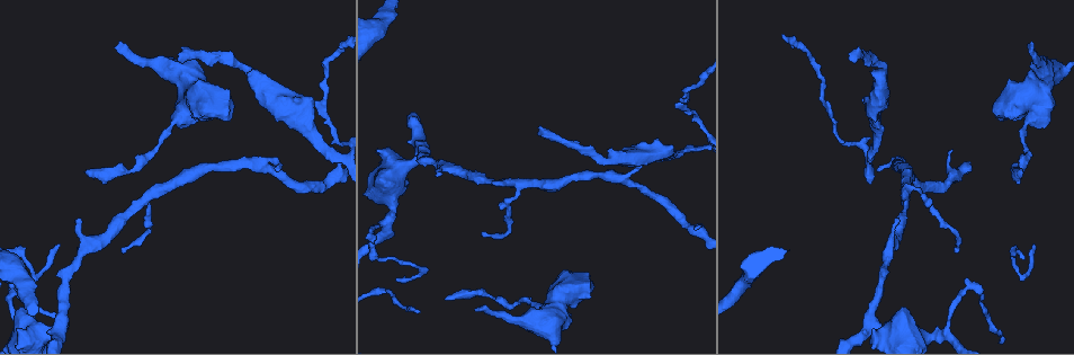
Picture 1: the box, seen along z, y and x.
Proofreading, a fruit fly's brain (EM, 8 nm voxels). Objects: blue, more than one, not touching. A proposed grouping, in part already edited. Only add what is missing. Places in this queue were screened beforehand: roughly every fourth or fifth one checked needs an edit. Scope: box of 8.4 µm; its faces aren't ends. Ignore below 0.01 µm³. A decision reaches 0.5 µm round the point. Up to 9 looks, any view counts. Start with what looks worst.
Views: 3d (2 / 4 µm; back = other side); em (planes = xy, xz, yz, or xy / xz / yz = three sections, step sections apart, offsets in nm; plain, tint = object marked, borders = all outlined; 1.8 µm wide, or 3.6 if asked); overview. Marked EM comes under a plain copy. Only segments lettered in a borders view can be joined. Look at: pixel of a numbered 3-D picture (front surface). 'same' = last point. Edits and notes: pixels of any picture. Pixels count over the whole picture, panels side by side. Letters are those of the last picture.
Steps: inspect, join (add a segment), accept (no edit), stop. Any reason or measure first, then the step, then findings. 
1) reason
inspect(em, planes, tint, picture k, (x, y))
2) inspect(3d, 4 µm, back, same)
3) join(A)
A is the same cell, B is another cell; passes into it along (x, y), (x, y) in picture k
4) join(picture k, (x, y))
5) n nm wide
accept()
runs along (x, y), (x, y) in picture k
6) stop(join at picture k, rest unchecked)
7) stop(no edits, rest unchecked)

free end
inspect(em, planes, borders, picture 1, (850, 57))

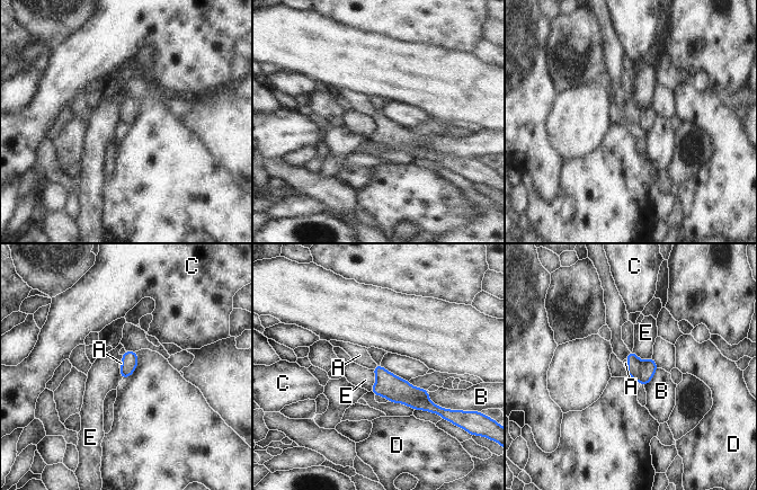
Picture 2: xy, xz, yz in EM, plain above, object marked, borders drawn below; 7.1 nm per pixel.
130 nm wide
join(A)
A is the same cell, B, C, D and E are other cells; passes into it along (397, 390), (374, 366), (359, 355) in picture 2; it goes on there

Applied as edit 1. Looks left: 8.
redraw
inspect(overview)

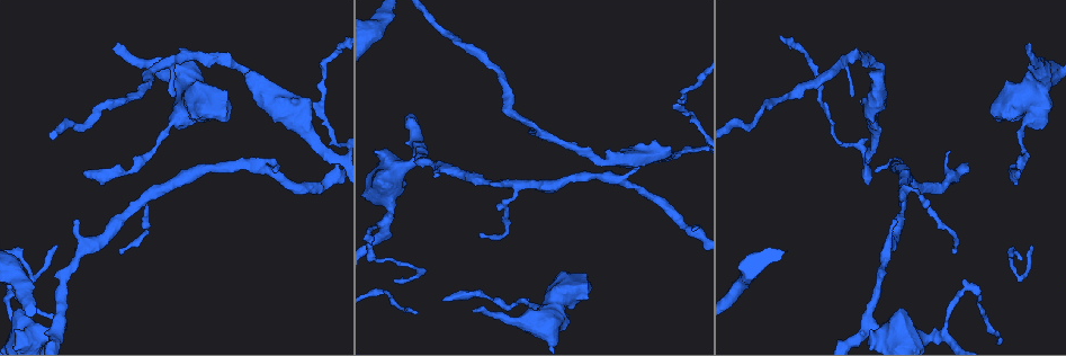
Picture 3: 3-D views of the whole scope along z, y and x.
thin end
inspect(3d, 2 µm, picture 3, (479, 234))

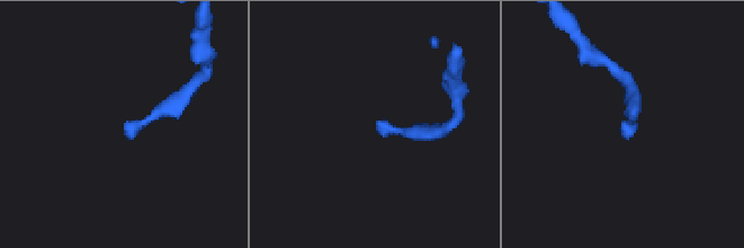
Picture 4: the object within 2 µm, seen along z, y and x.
shape alone is not enough
inspect(em, planes, tint, picture 4, (127, 138))

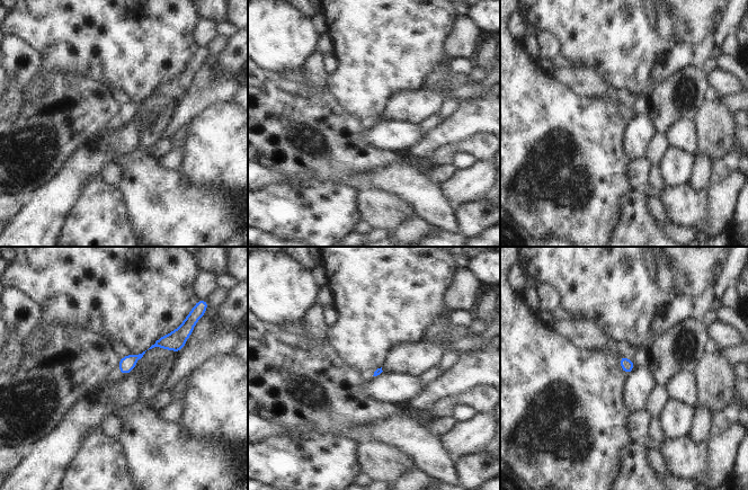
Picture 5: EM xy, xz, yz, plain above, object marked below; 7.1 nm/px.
inspect(em, planes, borders, same)

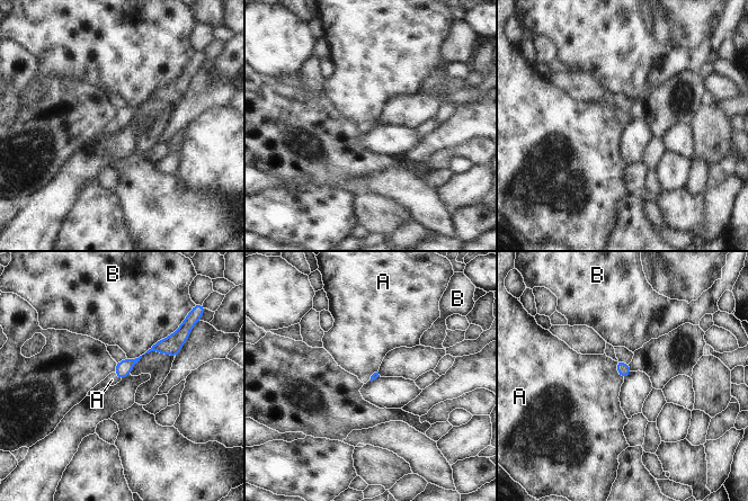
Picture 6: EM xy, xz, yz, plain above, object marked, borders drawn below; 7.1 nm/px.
accept()
A and B are other cells; border along (615, 361), (617, 374), (623, 379) in picture 6; no lettered segment goes on from it

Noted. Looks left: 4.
branch stops here
inspect(3d, 2 µm, back, picture 3, (1026, 46))

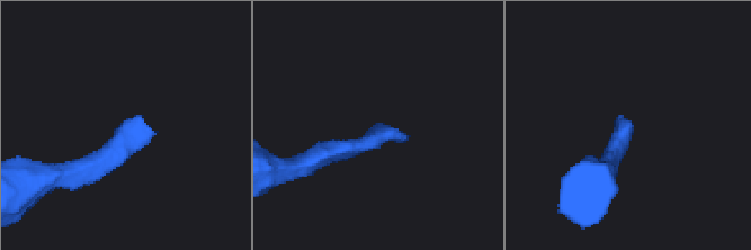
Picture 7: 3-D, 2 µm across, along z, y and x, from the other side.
inspect(em, planes, borders, picture 7, (624, 128))

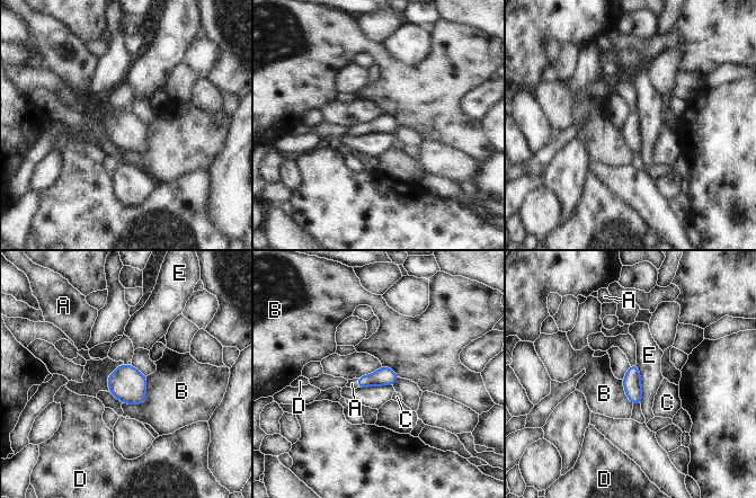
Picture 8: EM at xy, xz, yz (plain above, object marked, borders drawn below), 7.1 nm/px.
130 nm wide
join(A)
A is the same cell, B, C, D and E are other cells; passes into it along (384, 375), (357, 383), (352, 383) in picture 8; it goes on there

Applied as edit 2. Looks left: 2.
long arm stops here
inspect(3d, 4 µm, back, picture 3, (446, 300))

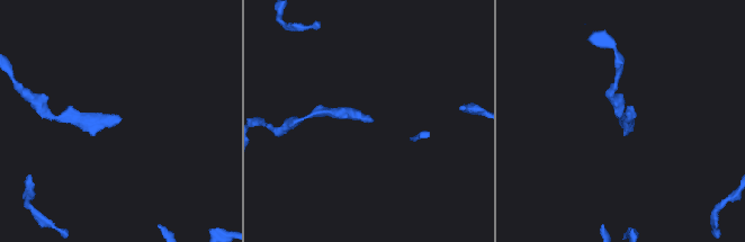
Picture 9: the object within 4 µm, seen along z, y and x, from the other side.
inspect(em, planes, borders, picture 9, (121, 121))

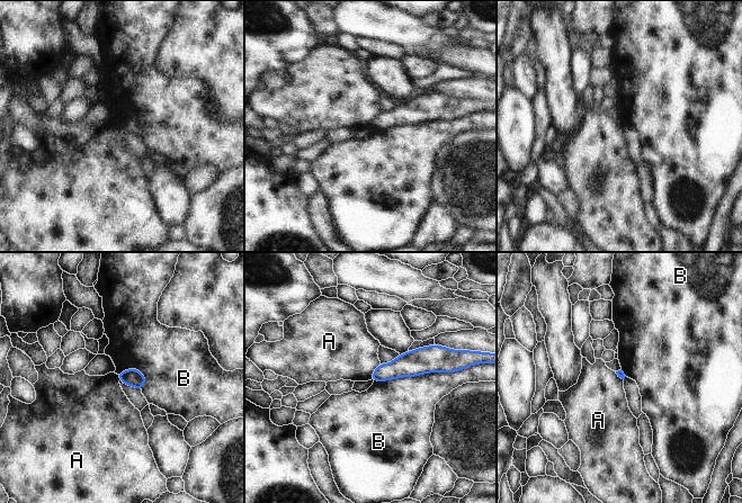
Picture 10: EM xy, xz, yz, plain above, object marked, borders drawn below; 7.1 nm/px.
accept()
A and B are other cells; border along (380, 362), (369, 379) in picture 10; none of them fits

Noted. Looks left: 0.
stop(join at picture 2, join at picture 8, rest unchecked)

